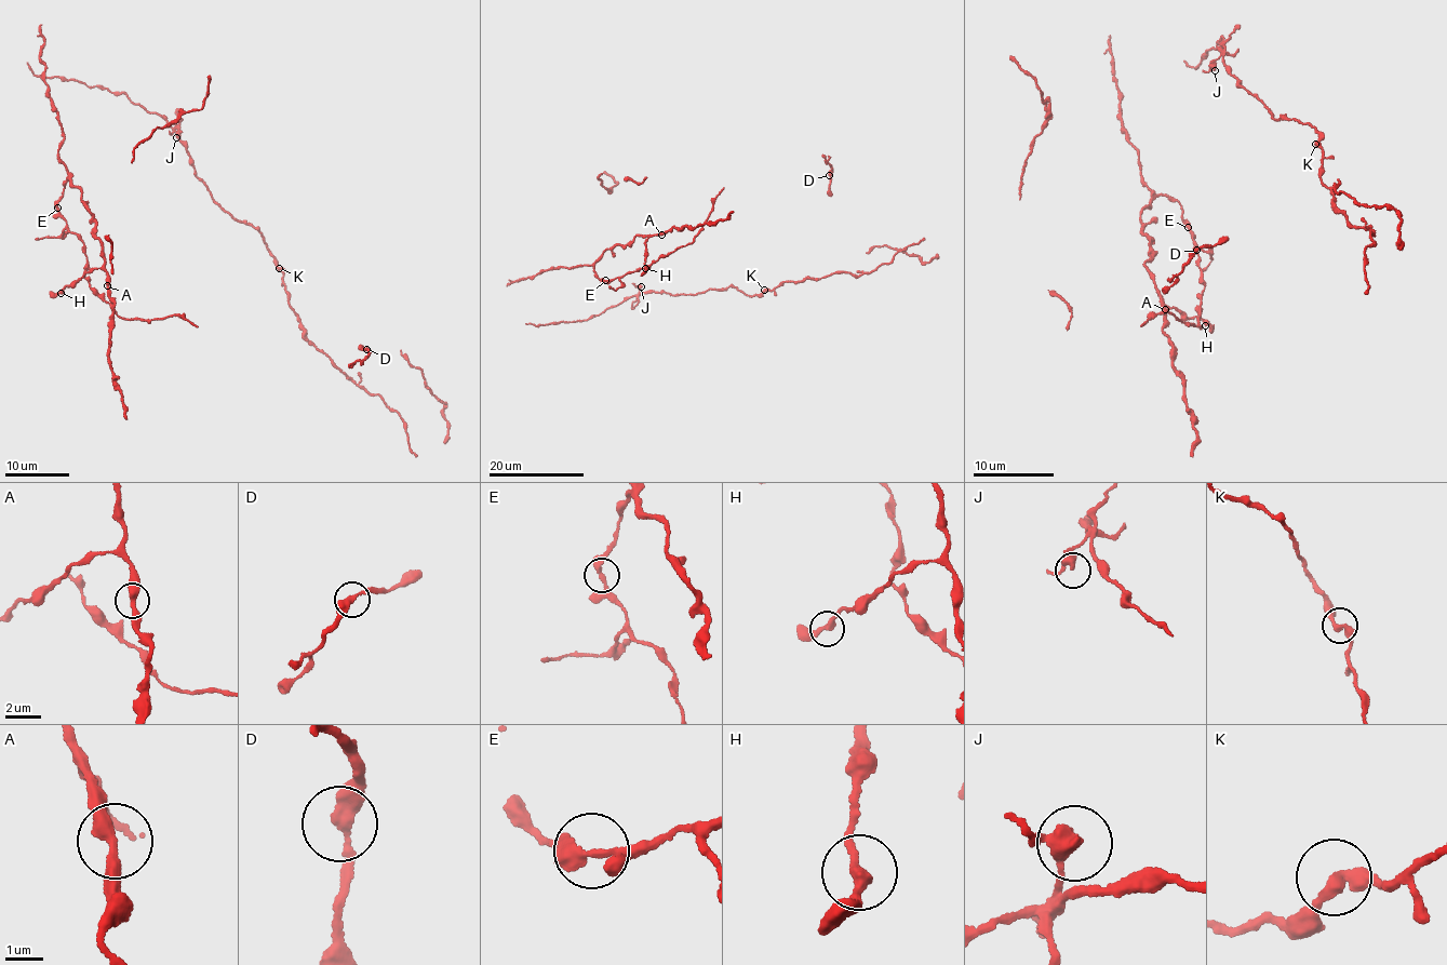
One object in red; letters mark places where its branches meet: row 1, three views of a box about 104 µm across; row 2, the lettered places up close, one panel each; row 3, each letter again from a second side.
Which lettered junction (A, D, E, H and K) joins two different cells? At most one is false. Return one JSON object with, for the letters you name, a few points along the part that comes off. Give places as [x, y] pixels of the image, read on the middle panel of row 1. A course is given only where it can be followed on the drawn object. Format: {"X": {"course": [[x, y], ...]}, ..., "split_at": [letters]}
{"split_at": []}

